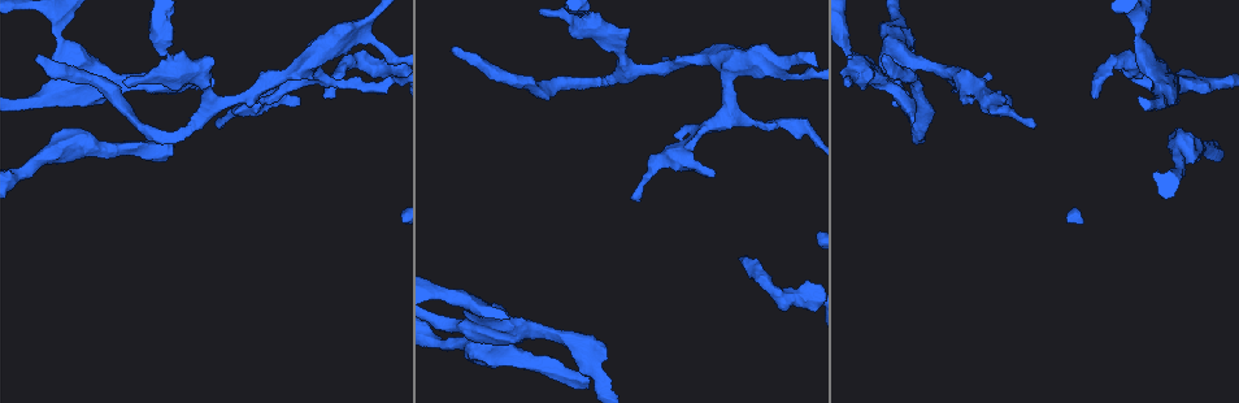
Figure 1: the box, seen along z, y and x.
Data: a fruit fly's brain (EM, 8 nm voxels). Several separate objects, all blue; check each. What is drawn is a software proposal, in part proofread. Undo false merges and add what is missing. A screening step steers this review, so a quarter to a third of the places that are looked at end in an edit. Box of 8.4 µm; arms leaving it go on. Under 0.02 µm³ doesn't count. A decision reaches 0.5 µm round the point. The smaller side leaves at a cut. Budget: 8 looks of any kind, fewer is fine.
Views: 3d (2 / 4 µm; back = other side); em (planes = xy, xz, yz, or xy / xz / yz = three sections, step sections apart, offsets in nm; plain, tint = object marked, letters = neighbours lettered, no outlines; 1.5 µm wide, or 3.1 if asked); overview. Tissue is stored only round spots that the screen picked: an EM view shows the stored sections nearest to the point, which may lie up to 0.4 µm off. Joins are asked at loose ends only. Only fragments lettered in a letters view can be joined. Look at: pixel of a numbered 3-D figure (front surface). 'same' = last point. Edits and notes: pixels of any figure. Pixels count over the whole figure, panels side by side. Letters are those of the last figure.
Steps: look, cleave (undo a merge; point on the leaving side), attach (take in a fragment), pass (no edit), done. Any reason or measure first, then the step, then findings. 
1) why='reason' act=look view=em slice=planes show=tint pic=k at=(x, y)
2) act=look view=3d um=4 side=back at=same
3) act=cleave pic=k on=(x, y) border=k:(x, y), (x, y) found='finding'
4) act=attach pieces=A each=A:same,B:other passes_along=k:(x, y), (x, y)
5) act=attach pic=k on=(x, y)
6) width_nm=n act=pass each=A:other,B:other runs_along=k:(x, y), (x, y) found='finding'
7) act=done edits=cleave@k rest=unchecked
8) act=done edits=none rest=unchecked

why='end of a long branch' act=look view=em slice=planes show=letters pic=1 at=(39, 57)

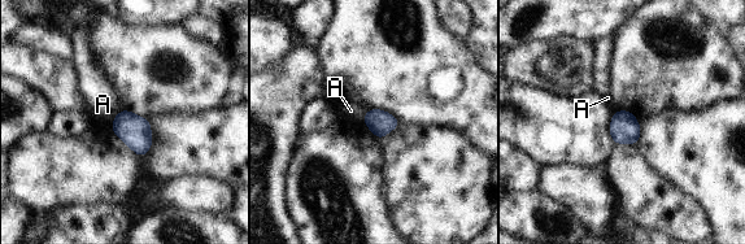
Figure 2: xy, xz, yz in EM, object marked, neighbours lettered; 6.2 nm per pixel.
longest_contact=A:140nm act=pass each=A:other border=2:(121, 108), (110, 126) found='no lettered fragment goes on from it'

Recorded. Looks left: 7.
act=look view=3d um=4 pic=1 at=(590, 380)

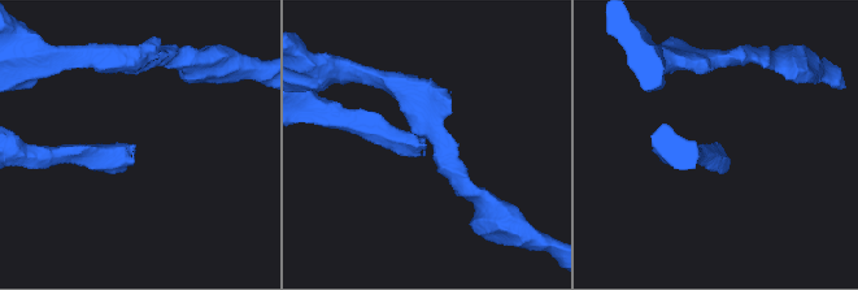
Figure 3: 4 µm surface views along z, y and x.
why='need the tissue' act=look view=em slice=xy step=4 show=tint pic=3 at=(133, 145)

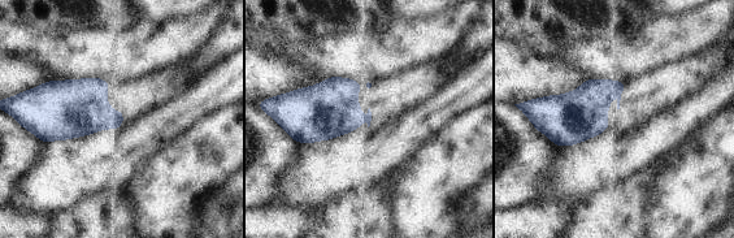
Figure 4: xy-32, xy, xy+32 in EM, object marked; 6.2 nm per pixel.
act=look view=em slice=planes show=letters at=same

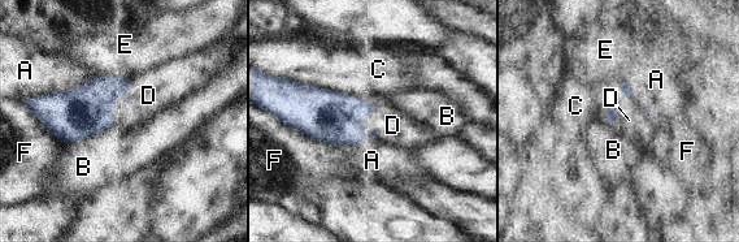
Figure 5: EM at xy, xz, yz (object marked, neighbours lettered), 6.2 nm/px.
act=attach pieces=D each=A:other,B:other,C:other,D:same,E:other,F:other passes_along=5:(90, 104), (126, 87), (148, 95) found='it goes on there'

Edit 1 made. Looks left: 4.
act=look view=overview

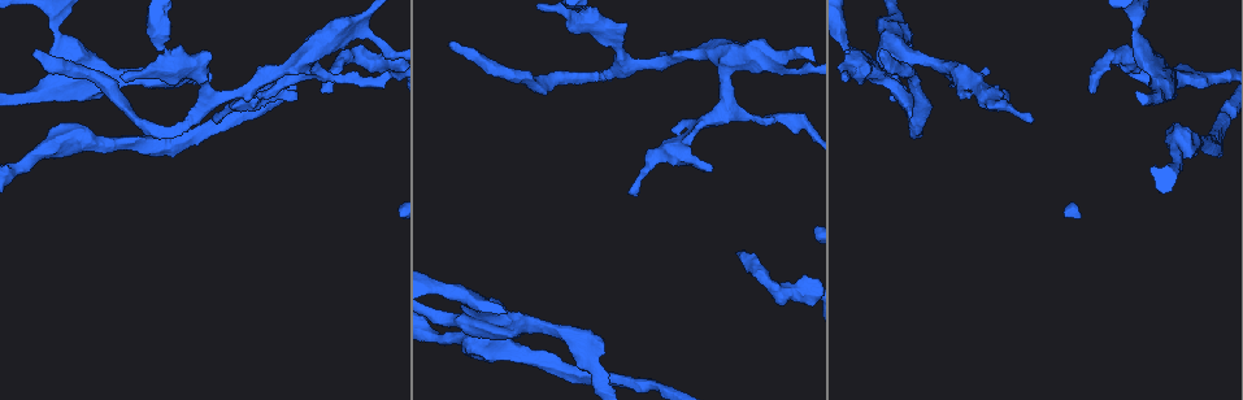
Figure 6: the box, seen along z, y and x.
why='side arm on a straight run' act=look view=3d um=4 pic=6 at=(58, 31)

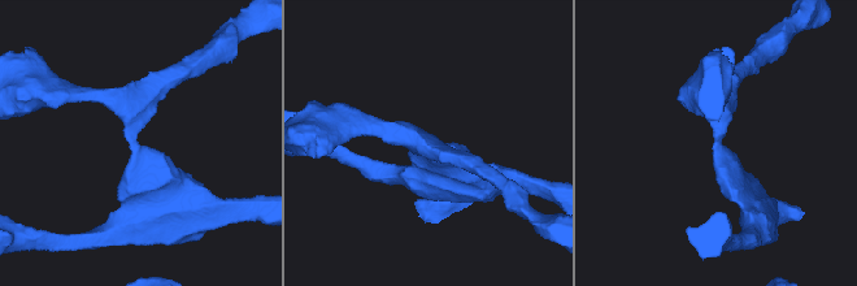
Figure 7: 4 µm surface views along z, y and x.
arms=3 arm_widths_nm=280,320,360 why='shape alone is not enough' act=look view=em slice=planes show=letters pic=7 at=(715, 143)

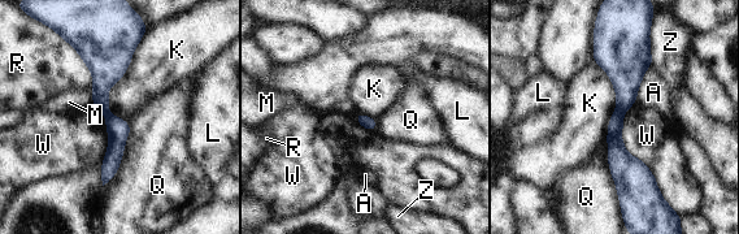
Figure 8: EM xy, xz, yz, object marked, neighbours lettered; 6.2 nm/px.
longest_contact=W:600nm act=cleave pic=8 on=(626, 74) each=A:other,K:other,L:other,M:other,Q:other,R:other,W:other,Z:other border=8:(616, 111), (622, 115) found='two neurons meet here'

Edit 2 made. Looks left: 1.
act=done edits=attach@5,cleave@8 rest=unchecked

